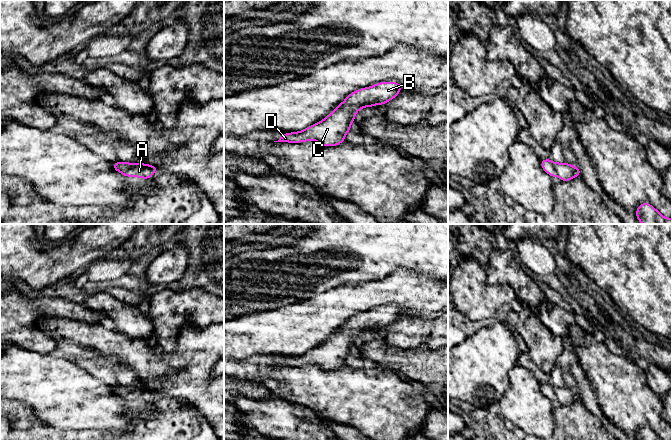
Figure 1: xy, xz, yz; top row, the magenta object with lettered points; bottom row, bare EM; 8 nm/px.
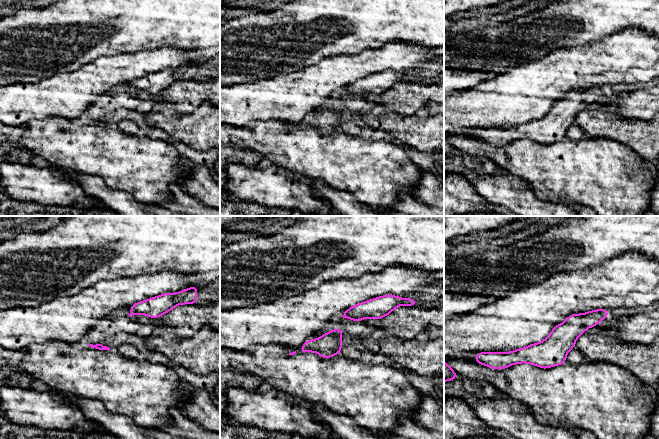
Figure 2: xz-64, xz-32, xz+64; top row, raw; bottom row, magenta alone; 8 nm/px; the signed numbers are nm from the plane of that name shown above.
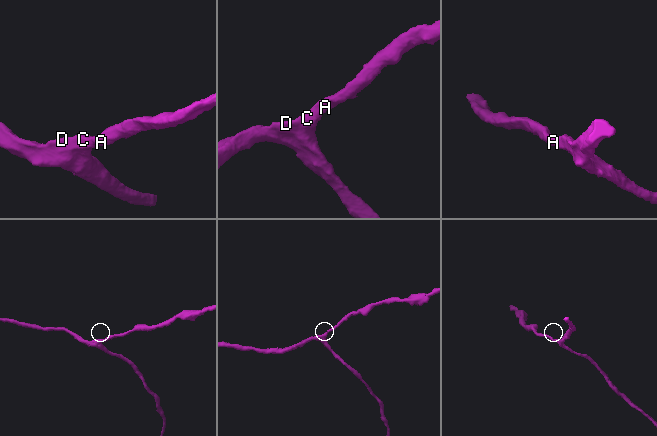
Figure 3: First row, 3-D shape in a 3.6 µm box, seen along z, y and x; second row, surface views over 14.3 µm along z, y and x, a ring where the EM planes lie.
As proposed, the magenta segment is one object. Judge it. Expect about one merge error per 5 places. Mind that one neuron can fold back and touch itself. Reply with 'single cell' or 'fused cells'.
single cell

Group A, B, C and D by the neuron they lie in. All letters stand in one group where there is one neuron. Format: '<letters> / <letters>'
A B C D

